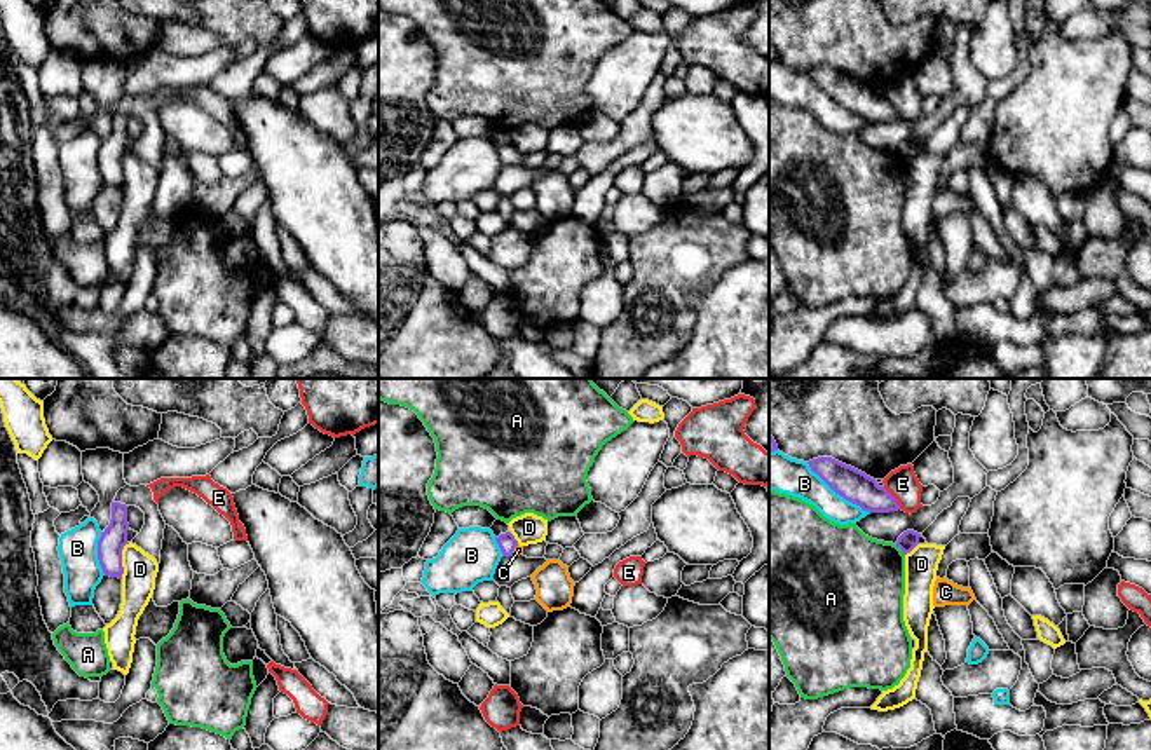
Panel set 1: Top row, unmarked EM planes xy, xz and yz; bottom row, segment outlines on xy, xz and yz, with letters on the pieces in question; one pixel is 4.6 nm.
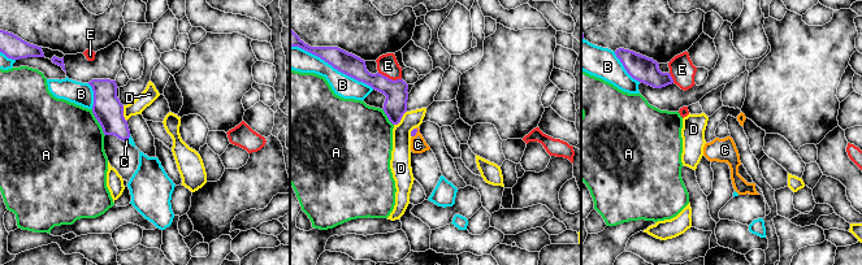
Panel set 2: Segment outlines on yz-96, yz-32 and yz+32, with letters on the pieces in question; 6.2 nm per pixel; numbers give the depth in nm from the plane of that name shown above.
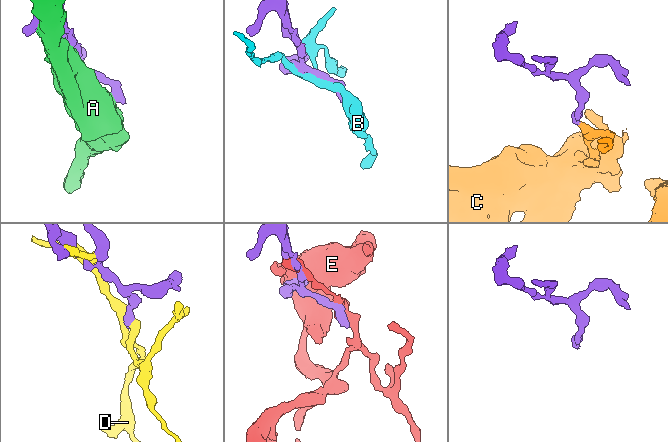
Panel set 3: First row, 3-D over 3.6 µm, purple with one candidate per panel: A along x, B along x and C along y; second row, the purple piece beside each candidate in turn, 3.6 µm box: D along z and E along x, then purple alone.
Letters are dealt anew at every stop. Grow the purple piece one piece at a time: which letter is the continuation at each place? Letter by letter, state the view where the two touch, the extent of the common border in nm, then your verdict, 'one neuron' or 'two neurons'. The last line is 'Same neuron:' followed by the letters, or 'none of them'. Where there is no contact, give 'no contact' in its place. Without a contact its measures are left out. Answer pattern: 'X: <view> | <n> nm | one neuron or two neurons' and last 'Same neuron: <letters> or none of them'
A: yz | 70 nm | two neurons
B: yz | 380 nm | two neurons
C: xz | 70 nm | one neuron
D: xy | 170 nm | two neurons
E: yz | 130 nm | two neurons
Same neuron: C

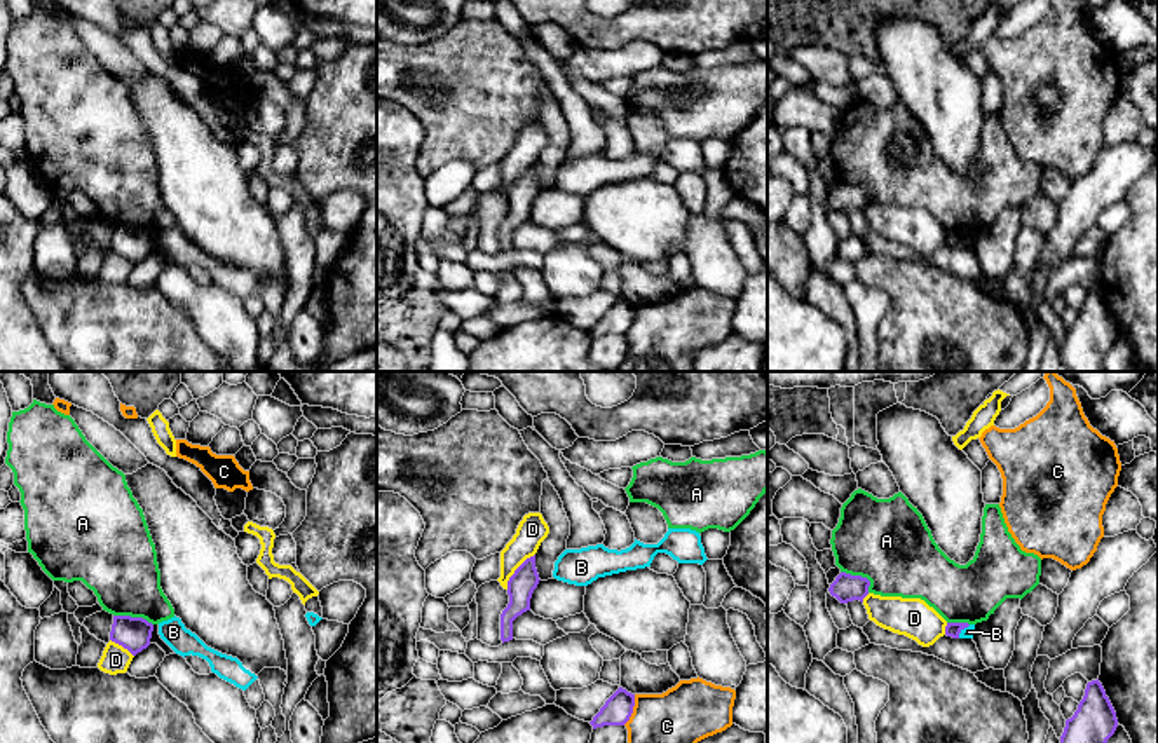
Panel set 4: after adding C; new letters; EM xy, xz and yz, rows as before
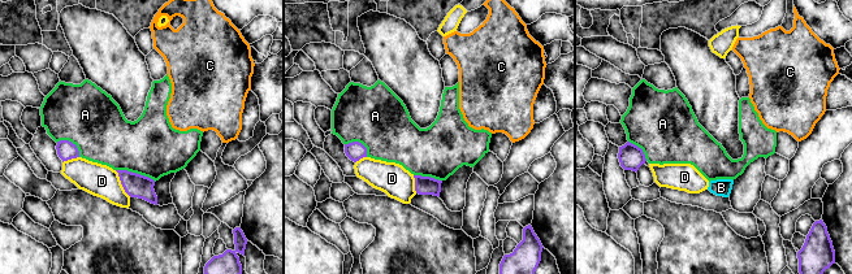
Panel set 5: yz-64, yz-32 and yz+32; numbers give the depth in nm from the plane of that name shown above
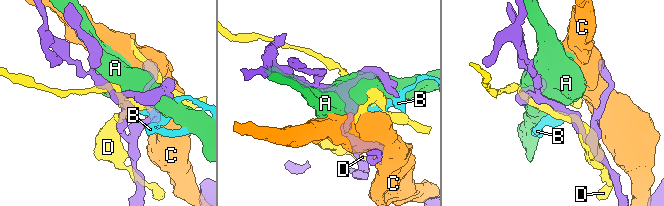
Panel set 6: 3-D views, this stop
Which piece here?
A: yz | 170 nm | two neurons
B: yz | 90 nm | two neurons
C: xz | 160 nm | two neurons
D: xz | 220 nm | two neurons
Same neuron: none of them

